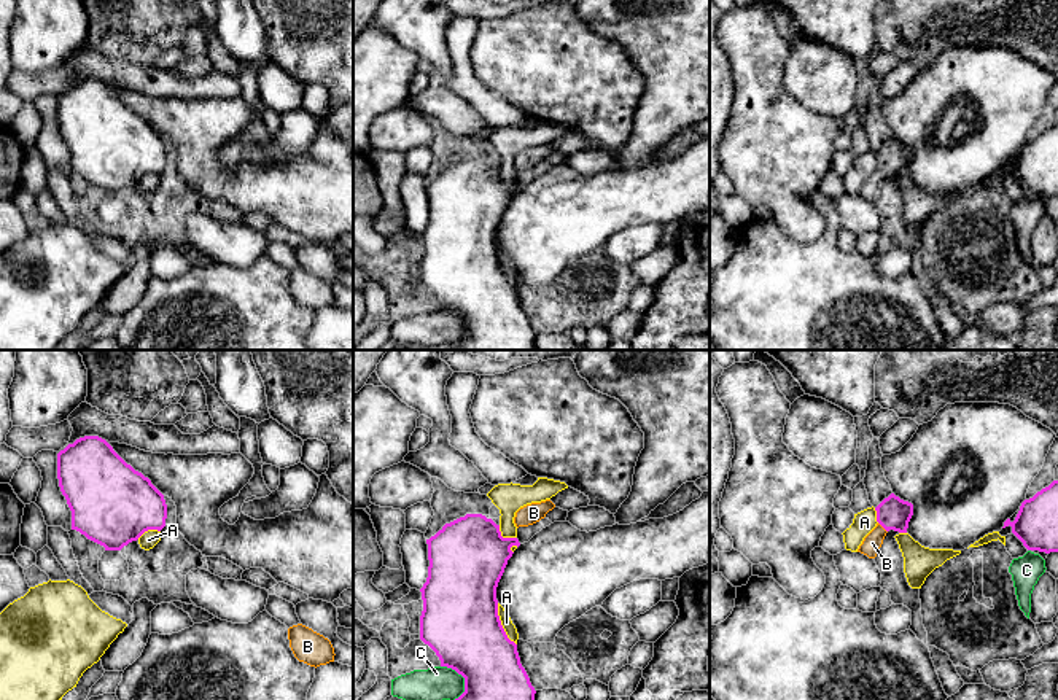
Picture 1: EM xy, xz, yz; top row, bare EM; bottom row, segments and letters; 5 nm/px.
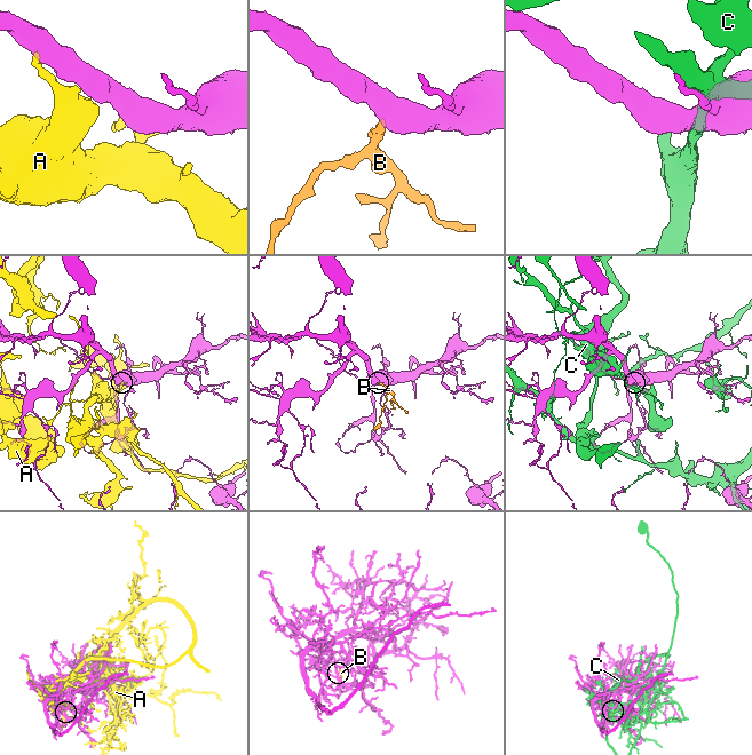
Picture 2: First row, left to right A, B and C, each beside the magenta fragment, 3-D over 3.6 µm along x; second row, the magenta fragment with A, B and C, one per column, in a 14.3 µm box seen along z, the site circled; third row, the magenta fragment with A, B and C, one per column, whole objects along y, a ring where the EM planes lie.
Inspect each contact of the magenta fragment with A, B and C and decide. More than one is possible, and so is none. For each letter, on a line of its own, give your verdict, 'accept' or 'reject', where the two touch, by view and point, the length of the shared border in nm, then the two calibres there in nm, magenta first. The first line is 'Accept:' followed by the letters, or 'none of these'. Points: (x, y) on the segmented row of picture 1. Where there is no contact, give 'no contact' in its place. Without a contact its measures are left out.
Accept: B
A: reject; meets magenta in xz at (500, 624); contact 240 nm long; 400 nm thick on the magenta side, 60 nm on the other
B: accept; meets magenta in yz at (882, 525); contact 70 nm long; 160 nm thick on the magenta side, 90 nm on the other
C: reject; meets magenta in xz at (463, 676); contact 190 nm long; 380 nm thick on the magenta side, 180 nm on the other

